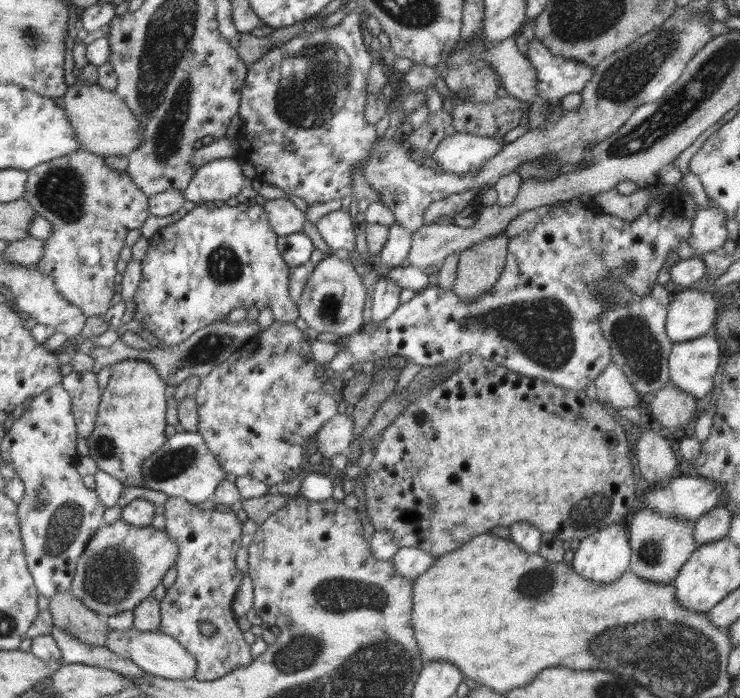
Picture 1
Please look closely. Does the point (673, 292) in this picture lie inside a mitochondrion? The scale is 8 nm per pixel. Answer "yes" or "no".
no

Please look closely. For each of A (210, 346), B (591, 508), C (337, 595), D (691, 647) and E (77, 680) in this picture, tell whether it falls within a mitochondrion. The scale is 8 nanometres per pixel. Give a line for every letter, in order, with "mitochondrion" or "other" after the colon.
A: mitochondrion
B: mitochondrion
C: mitochondrion
D: mitochondrion
E: other

